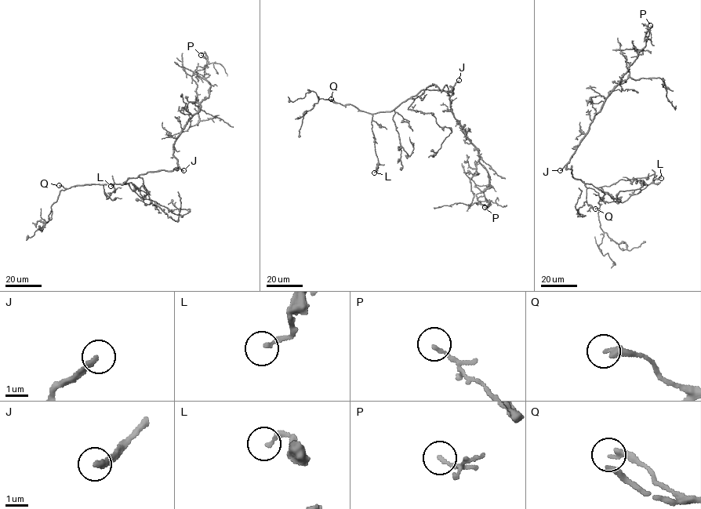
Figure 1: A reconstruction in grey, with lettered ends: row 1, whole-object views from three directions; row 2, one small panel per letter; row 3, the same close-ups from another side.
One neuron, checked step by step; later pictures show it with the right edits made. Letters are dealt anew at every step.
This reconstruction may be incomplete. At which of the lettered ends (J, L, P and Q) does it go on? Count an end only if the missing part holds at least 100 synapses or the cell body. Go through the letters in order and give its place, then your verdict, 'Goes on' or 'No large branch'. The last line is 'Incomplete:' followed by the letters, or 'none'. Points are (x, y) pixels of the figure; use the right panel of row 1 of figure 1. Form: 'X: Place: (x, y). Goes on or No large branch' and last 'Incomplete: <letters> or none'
J: Place: (560, 170). Goes on
L: Place: (661, 178). No large branch
P: Place: (650, 25). No large branch
Q: Place: (595, 209). No large branch
Incomplete: J

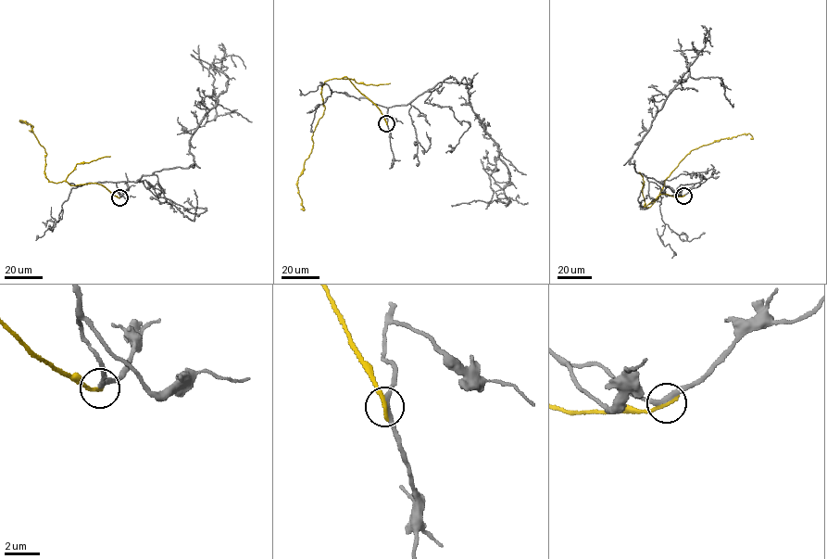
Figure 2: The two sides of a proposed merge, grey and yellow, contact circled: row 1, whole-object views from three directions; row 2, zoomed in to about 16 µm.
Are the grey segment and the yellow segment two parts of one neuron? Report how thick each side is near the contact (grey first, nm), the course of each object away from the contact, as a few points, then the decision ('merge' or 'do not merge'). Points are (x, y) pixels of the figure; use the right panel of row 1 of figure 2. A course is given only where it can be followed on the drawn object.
240/260 nm | grey via (683, 196), (630, 164), (639, 142), (671, 91), (688, 77), (719, 77), (733, 103) | yellow via (683, 196), (661, 194), (644, 207), (657, 197), (664, 181), (692, 150), (738, 135), (748, 133), (751, 138) | do not merge

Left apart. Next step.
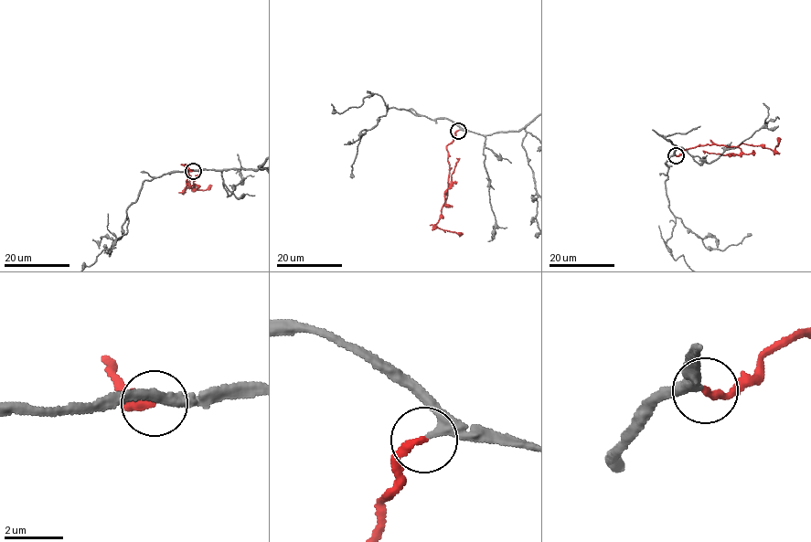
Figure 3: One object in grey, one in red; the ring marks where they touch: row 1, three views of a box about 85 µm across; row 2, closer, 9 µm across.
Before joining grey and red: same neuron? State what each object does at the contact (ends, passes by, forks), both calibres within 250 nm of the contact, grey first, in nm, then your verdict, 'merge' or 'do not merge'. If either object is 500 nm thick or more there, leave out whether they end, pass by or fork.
grey passes by | red ends | 220/280 nm | merge

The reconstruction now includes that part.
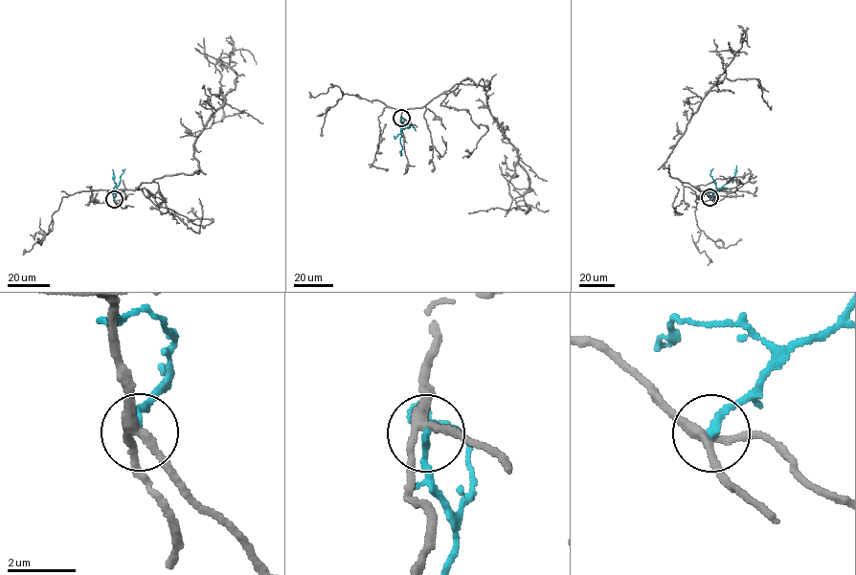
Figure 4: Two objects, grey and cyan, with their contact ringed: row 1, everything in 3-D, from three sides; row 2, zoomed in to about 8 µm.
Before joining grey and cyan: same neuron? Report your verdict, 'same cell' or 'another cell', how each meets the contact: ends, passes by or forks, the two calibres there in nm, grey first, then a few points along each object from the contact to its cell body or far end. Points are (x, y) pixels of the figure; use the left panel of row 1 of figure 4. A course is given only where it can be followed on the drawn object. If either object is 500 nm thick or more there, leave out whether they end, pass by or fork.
another cell; grey forks there; cyan ends there; 240 nm thick on the grey side, 190 nm on the other; grey runs (114, 199), (112, 190), (198, 173), (193, 142), (222, 93), (221, 119), (185, 129); cyan runs (114, 199), (116, 184), (112, 169)

